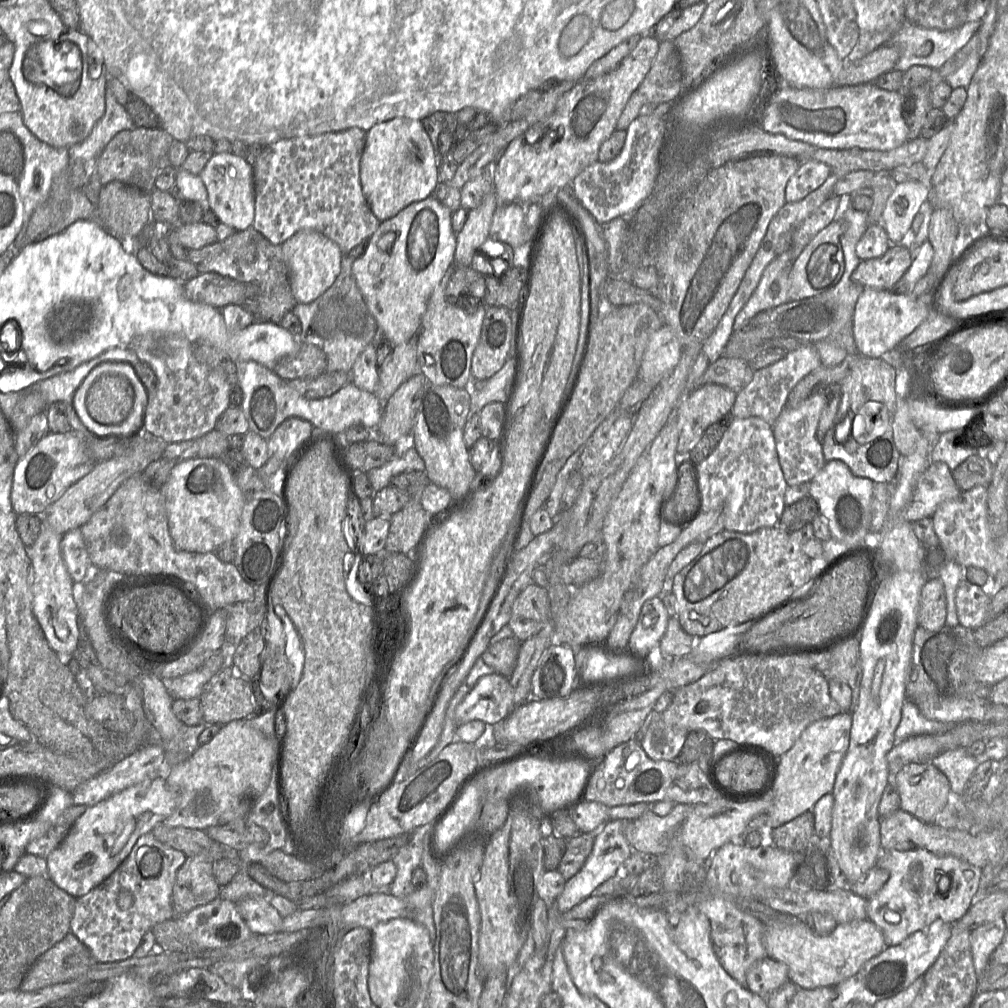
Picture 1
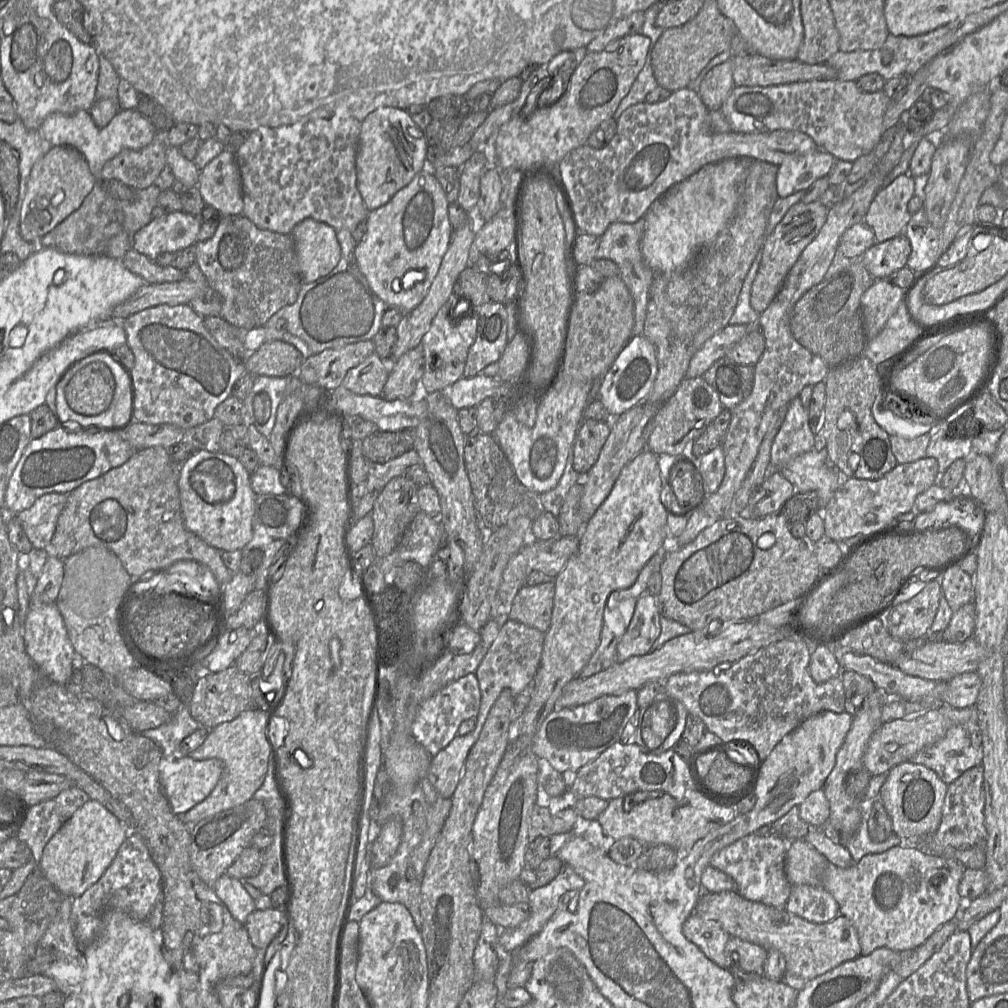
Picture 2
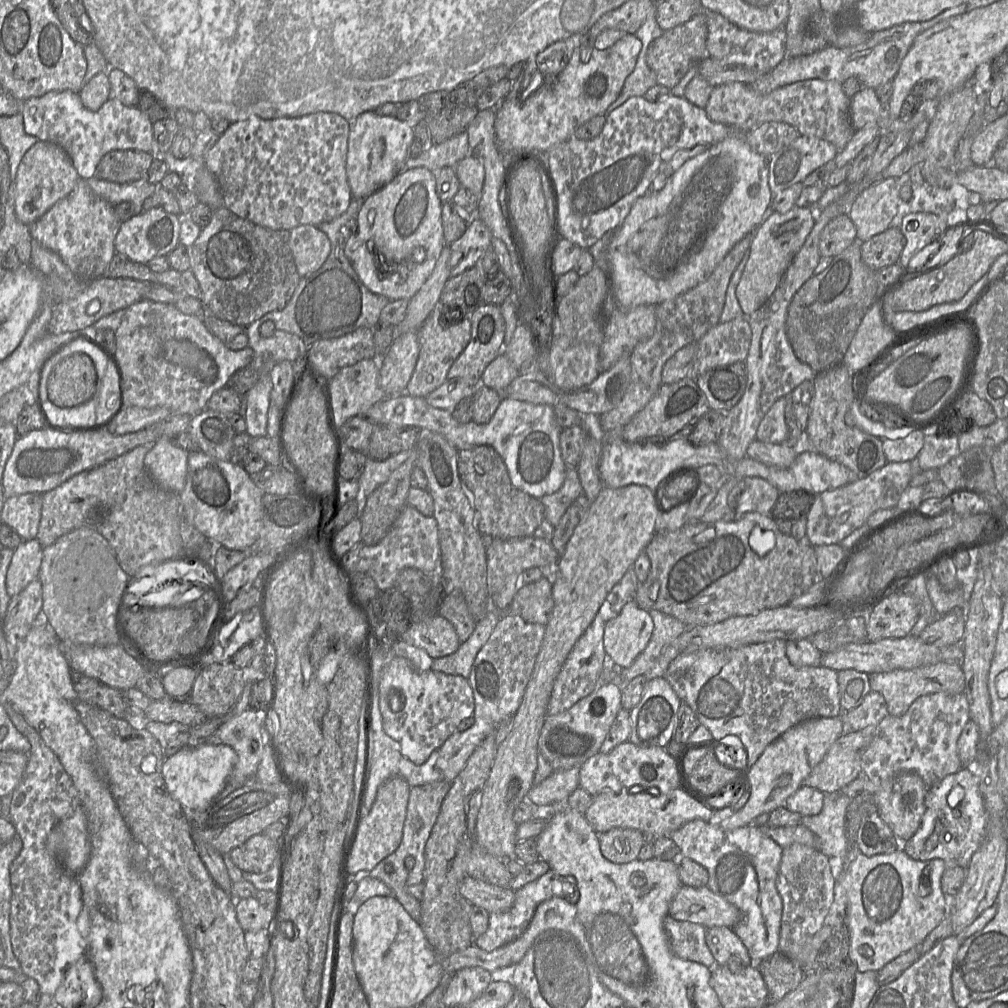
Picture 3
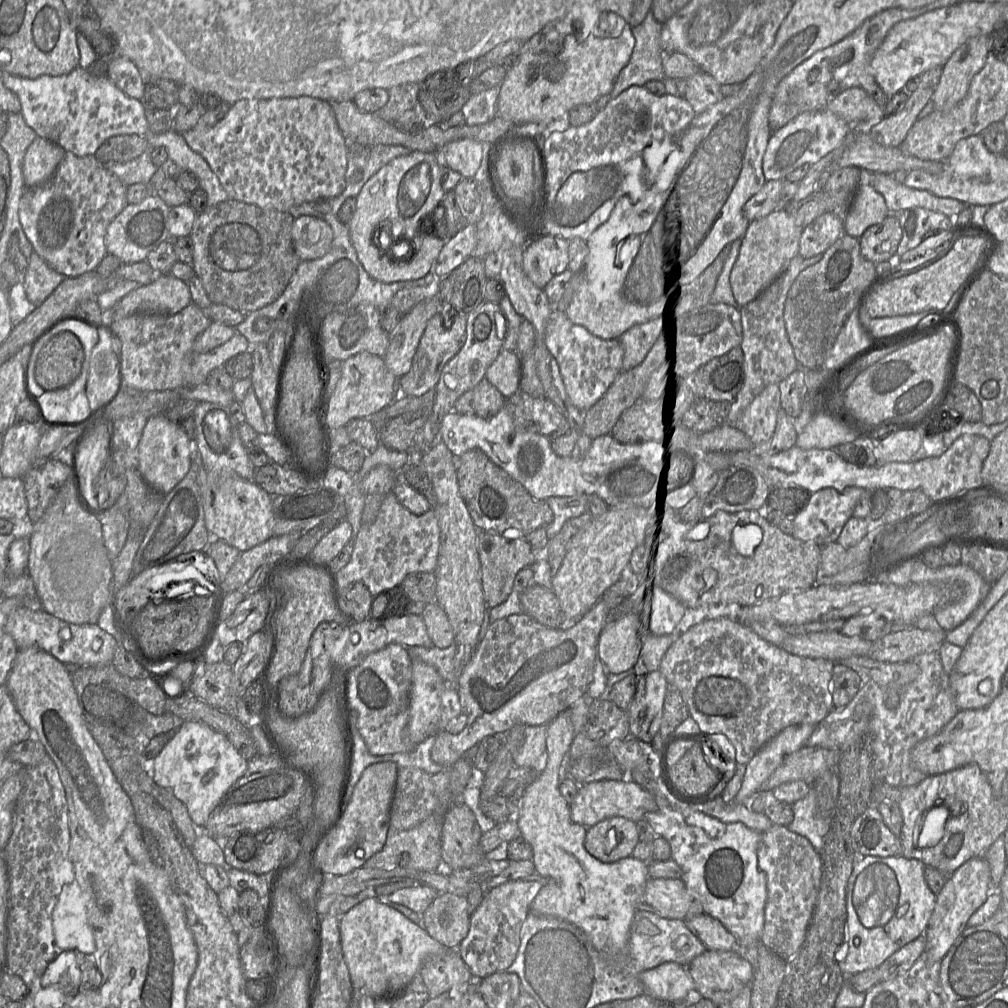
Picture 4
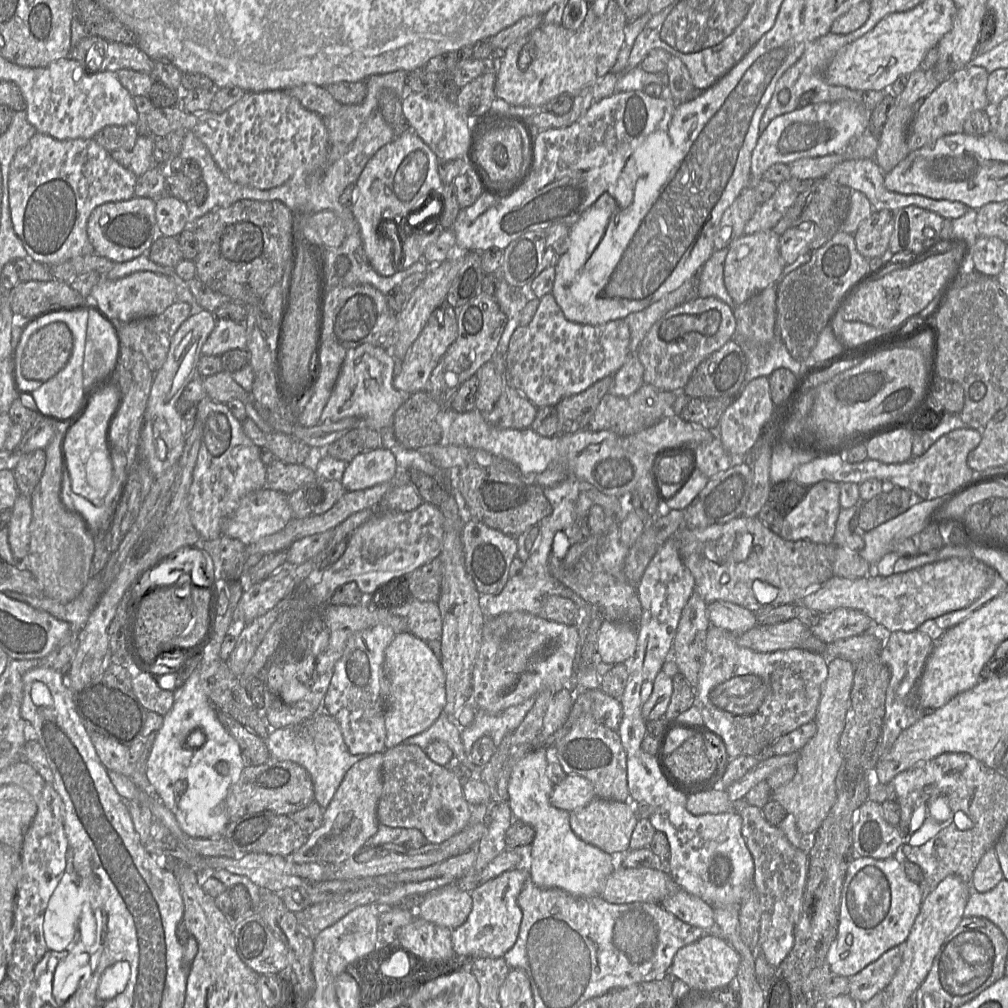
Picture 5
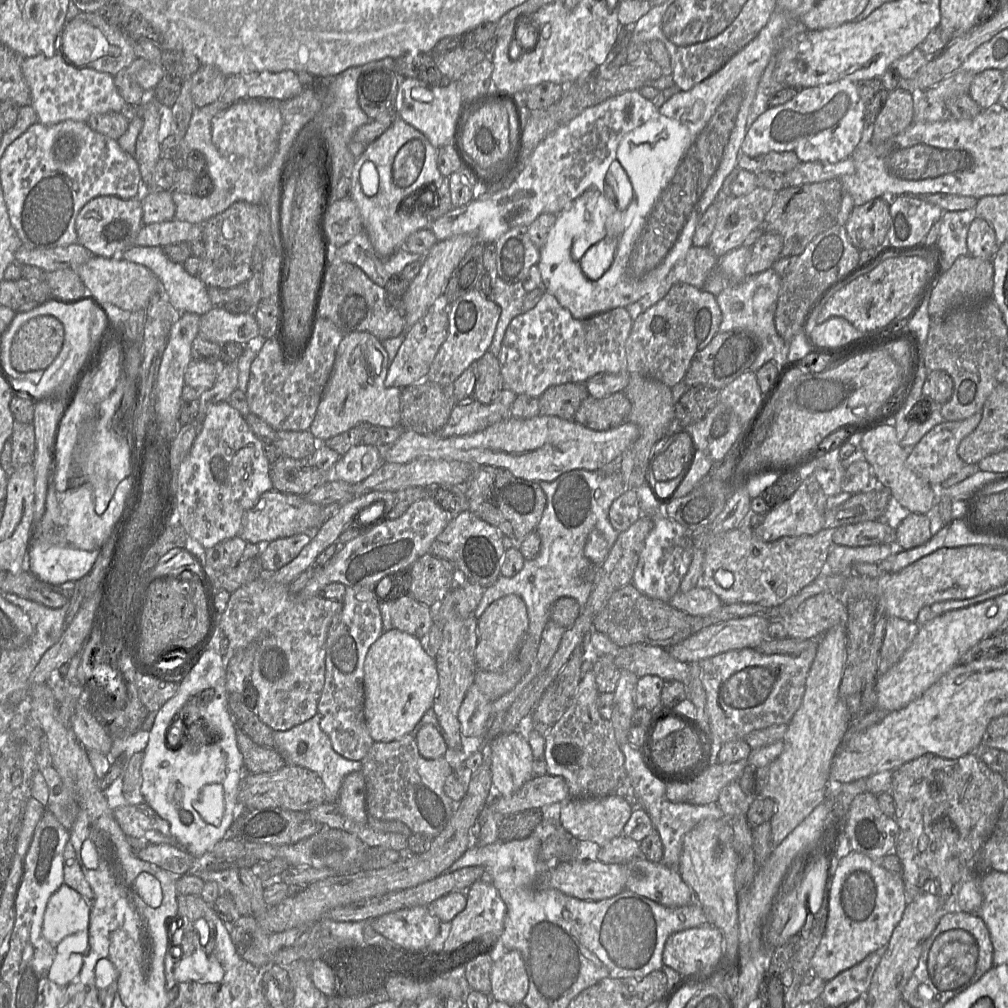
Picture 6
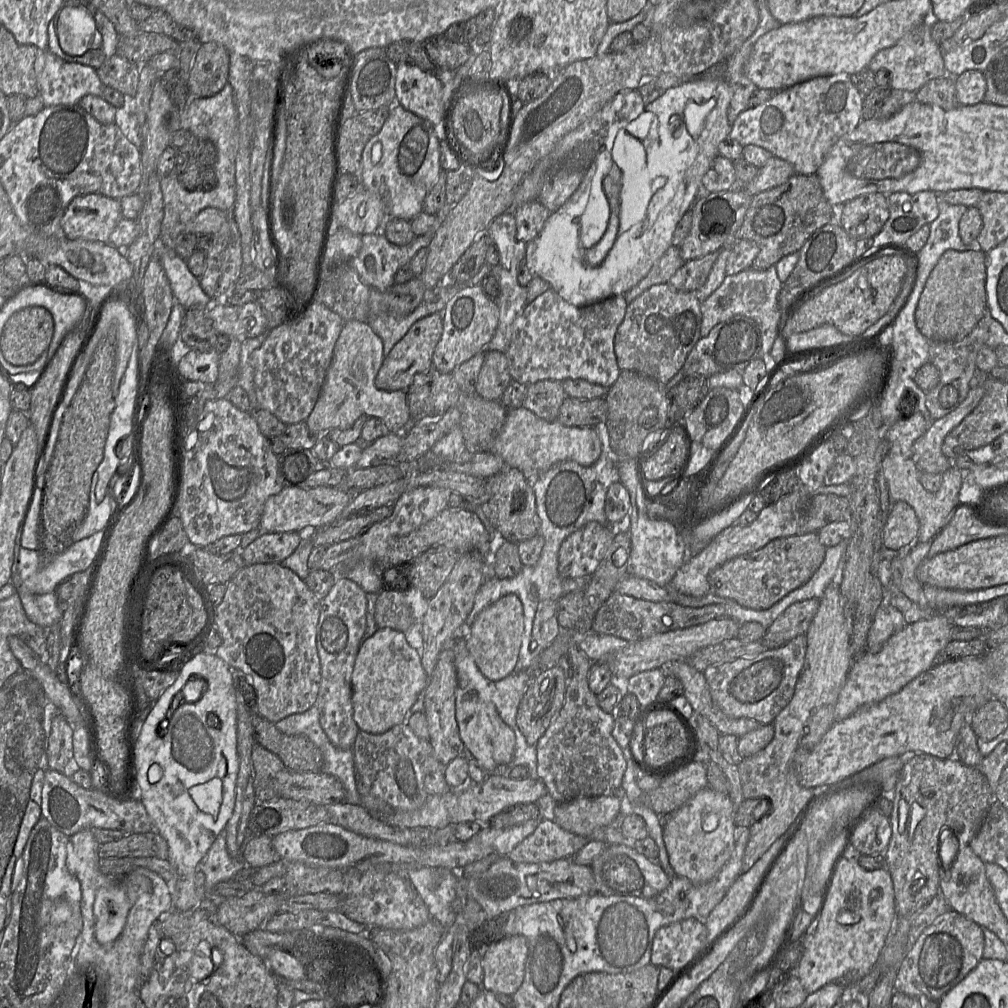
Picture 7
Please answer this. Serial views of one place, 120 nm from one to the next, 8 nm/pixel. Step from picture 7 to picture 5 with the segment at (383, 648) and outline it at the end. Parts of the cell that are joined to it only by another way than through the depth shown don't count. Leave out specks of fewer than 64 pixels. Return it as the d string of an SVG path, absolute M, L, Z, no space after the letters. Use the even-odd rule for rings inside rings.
M409 631L395 634L385 650L380 693L386 726L386 748L404 743L436 721L445 706L445 675L440 660L427 642Z

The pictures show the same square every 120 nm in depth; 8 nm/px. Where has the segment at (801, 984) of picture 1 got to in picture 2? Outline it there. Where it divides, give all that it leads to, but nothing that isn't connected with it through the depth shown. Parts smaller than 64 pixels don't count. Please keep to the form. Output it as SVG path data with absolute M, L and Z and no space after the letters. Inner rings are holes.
M706 892L700 896L695 915L718 923L730 936L754 943L766 950L775 950L785 959L785 974L802 982L810 981L840 964L861 956L857 931L846 917L838 915L827 923L815 924L760 902L741 897L737 892Z

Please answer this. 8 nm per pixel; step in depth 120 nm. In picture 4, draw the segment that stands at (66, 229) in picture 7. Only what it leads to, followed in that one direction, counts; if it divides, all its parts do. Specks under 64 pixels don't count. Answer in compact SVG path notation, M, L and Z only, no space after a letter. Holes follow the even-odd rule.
M156 195L139 204L128 204L107 228L105 243L108 254L123 264L144 262L147 256L163 241L170 240L168 212L170 207Z

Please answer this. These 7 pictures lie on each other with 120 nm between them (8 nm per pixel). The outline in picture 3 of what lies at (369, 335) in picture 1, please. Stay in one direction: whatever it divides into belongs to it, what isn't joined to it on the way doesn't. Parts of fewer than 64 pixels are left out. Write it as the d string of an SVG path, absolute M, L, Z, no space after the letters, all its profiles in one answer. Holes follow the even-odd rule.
M352 197L349 207L342 215L316 226L328 236L331 242L329 256L317 271L300 277L285 307L263 315L263 323L272 321L275 329L299 336L307 347L319 340L338 338L362 327L374 329L378 325L380 312L390 300L371 292L362 283L345 254L347 240L341 233L341 227L347 221L352 217L357 218L362 202L363 200Z

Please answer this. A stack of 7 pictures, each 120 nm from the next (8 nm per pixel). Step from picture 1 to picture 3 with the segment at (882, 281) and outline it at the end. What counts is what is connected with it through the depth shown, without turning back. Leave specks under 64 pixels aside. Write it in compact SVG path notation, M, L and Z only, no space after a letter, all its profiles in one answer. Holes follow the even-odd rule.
M891 225L888 229L861 243L863 262L877 271L899 262L905 246L901 228Z

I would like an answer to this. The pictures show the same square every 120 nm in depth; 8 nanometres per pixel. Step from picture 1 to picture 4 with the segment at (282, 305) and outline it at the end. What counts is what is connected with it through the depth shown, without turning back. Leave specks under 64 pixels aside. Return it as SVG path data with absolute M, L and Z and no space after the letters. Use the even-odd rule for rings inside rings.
M234 199L197 214L190 234L193 242L192 267L211 302L249 313L277 300L301 263L293 246L293 225L294 217L289 212Z

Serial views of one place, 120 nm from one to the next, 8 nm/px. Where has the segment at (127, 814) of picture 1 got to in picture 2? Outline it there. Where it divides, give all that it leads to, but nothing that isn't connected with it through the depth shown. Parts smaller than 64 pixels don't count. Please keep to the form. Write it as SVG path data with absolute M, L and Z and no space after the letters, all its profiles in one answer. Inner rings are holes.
M183 754L165 760L160 772L163 794L170 808L177 815L183 815L203 801L214 789L222 774L222 764L216 759L195 760ZM89 800L48 841L39 866L63 895L80 896L99 881L127 836L128 828L113 813L100 802Z

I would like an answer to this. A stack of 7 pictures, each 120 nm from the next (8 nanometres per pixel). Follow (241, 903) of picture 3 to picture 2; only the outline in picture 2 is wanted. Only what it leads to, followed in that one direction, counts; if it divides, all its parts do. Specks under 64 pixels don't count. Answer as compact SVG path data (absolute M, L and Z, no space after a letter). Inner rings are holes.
M256 909L243 924L255 948L266 949L286 927L288 917L285 909Z

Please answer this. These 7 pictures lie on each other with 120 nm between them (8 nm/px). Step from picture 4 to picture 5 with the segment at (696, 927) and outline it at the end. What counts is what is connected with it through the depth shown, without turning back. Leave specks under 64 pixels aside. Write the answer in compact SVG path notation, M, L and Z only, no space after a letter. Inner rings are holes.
M680 889L660 905L687 924L702 928L706 933L720 935L715 926L713 909L699 897Z

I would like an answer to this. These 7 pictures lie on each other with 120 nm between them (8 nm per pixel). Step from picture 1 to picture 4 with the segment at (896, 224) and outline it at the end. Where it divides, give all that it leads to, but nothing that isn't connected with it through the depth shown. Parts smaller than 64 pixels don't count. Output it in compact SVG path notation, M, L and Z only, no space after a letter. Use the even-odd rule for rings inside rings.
M862 182L844 220L845 233L859 239L867 228L881 223L889 213L883 196L872 185Z

